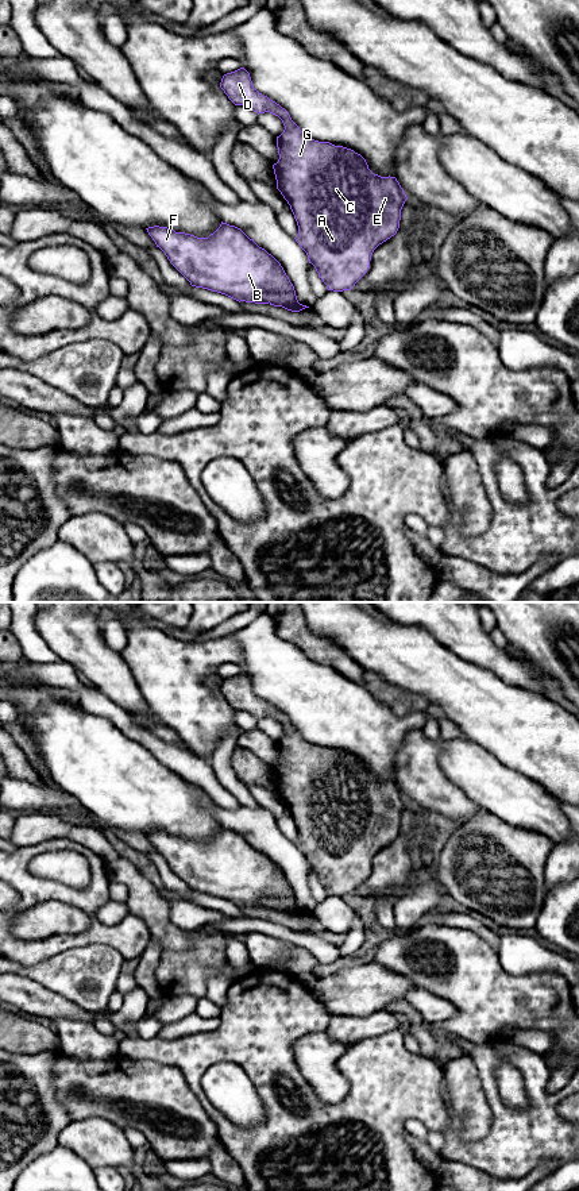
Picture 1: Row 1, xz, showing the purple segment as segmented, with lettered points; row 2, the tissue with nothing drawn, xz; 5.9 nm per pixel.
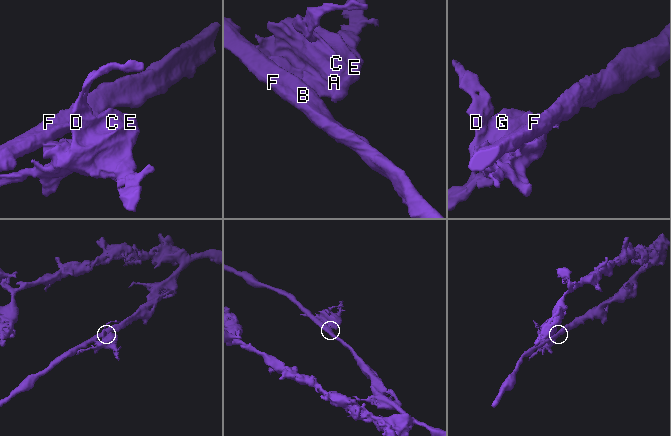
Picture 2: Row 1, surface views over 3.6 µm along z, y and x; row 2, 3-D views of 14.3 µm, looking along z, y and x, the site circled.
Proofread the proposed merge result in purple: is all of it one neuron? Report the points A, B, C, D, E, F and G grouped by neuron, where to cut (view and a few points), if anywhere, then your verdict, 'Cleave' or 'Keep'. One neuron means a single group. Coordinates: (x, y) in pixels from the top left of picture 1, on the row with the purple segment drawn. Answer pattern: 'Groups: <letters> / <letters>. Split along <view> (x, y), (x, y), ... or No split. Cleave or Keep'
Groups: A C D E G / B F. Split along xz (293, 289), (282, 295), (266, 293), (263, 303). Cleave

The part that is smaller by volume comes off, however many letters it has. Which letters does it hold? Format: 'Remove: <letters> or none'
Remove: A, C, D, E, G

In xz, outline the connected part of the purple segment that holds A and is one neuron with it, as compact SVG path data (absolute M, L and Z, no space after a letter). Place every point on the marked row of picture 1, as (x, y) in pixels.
M244 68L224 74L220 88L235 105L248 107L258 115L270 112L282 120L285 130L277 136L279 159L273 169L277 189L290 205L298 226L298 235L294 239L306 253L309 263L314 266L328 290L351 290L367 273L374 250L394 236L399 228L401 209L408 200L399 182L395 177L374 174L366 159L354 150L305 135L285 108L254 88L250 73Z

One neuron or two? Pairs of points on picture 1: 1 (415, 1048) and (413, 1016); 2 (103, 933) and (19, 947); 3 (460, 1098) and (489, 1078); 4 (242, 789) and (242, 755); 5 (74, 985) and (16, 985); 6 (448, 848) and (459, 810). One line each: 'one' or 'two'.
1: two
2: one
3: two
4: two
5: two
6: two

